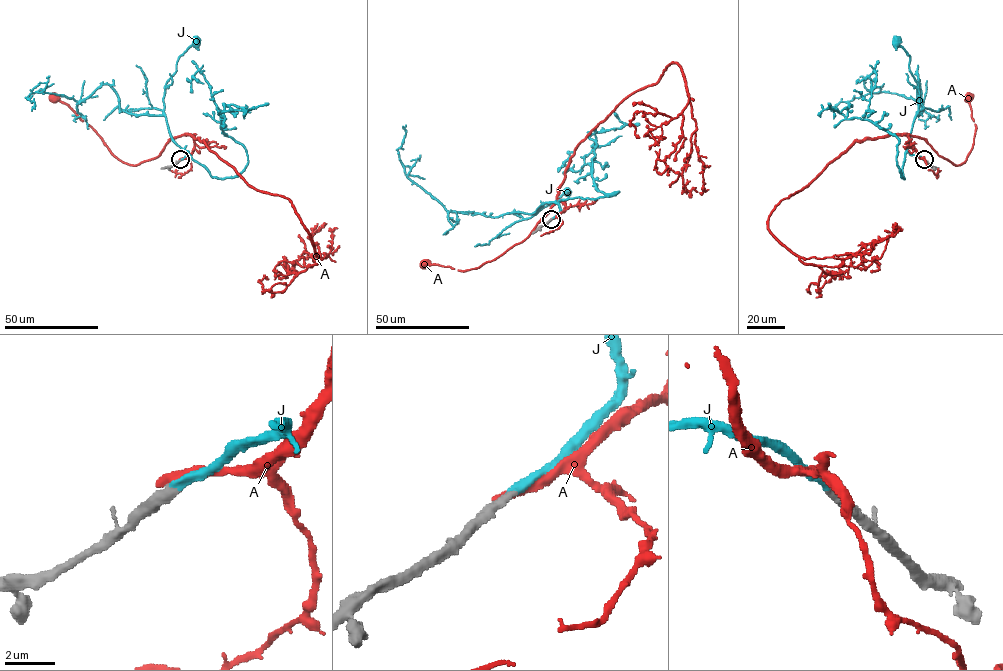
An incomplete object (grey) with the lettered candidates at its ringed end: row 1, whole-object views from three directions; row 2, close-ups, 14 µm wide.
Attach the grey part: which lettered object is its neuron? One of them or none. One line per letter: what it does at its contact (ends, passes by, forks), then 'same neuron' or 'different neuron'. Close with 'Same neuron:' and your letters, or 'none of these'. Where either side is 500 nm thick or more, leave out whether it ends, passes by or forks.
A: it ends; different neuron
J: it ends; same neuron
Same neuron: J

